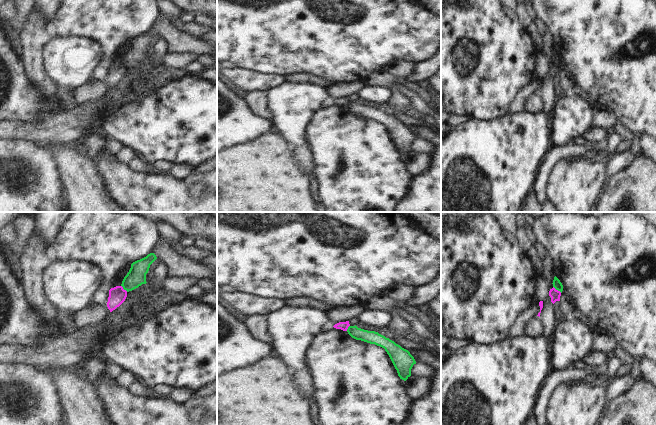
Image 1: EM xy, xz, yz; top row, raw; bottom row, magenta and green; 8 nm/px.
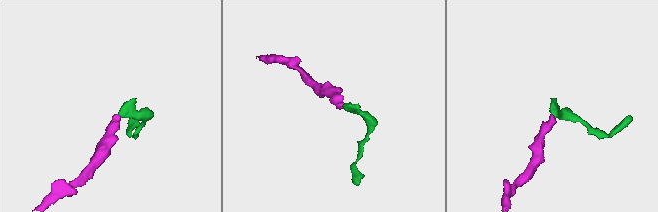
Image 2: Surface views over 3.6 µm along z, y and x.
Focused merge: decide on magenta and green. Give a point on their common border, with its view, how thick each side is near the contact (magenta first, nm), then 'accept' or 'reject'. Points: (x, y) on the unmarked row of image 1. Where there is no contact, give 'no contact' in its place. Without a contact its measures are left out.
contact yz (557, 66); calibres 80 and 70 nm; reject

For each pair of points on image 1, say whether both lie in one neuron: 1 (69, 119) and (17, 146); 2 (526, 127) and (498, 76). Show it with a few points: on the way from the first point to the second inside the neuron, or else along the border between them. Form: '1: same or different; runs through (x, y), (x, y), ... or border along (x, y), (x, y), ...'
1: different; border along (10, 138), (29, 138), (40, 143)
2: different; border along (511, 113), (489, 121)

